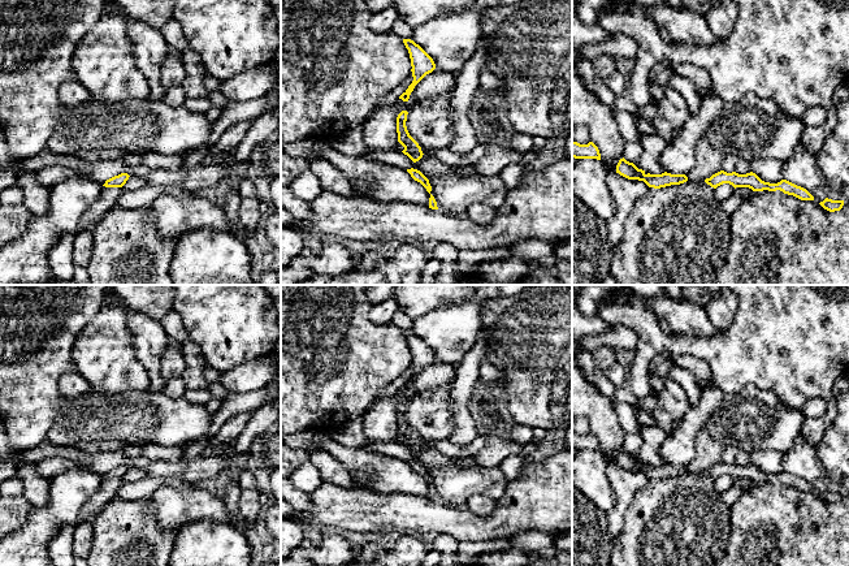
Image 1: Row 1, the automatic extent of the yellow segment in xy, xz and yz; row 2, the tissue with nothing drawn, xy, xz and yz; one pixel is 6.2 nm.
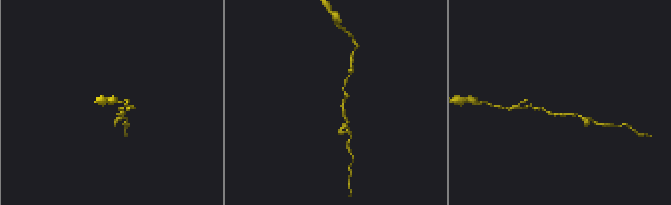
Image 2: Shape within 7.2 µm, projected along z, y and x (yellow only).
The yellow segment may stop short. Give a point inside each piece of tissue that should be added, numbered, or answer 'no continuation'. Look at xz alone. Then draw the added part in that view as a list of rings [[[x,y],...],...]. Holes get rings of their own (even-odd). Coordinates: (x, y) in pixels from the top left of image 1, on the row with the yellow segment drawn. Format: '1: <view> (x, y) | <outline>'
no continuation

